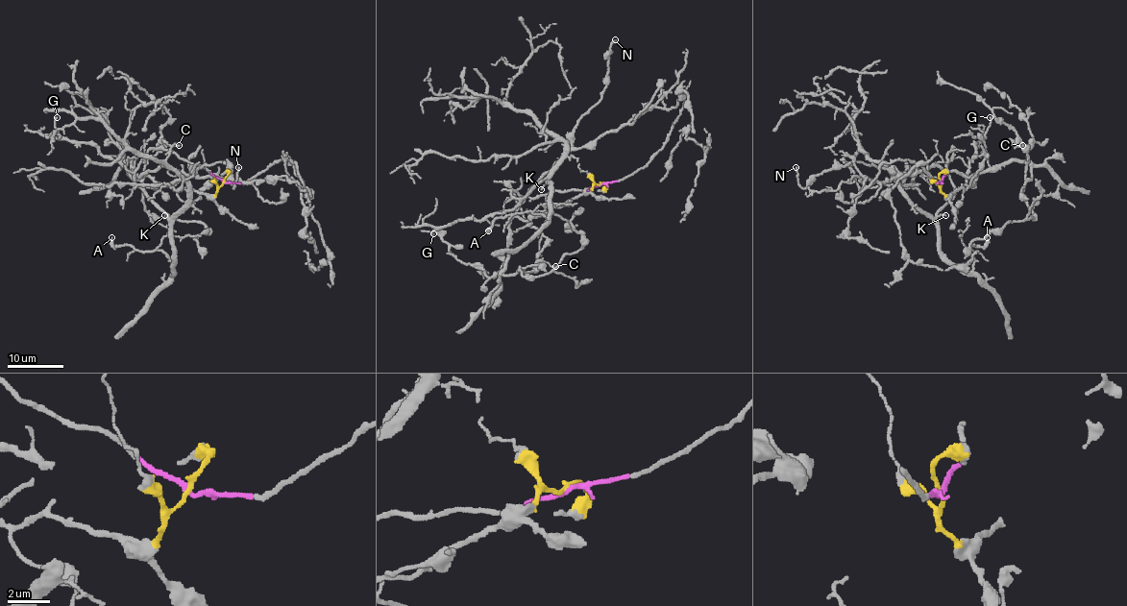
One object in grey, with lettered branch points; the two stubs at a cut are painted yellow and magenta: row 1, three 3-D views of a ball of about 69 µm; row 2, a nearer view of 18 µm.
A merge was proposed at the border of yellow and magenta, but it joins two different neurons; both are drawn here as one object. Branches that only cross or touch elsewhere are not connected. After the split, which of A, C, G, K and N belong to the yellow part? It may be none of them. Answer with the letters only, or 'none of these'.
C, N

